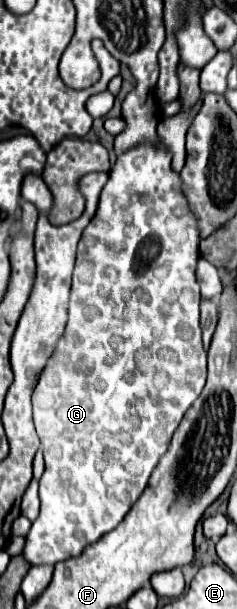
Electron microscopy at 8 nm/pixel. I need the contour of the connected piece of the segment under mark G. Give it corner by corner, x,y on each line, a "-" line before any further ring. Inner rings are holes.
144,143
128,153
124,153
110,169
110,179
106,187
102,189
98,211
90,225
84,229
82,239
78,243
76,253
76,267
72,273
72,289
70,289
70,307
68,307
68,323
64,329
64,335
60,337
52,357
46,361
46,367
40,373
38,385
32,393
32,405
34,405
34,425
42,443
44,451
44,475
40,477
40,515
32,523
30,533
26,535
26,547
24,557
30,565
44,565
44,563
58,563
68,557
76,557
82,553
82,549
94,541
98,541
102,535
112,531
124,515
130,511
130,507
136,503
136,499
142,495
142,491
148,485
150,473
160,461
160,457
166,453
168,443
180,425
184,413
188,407
196,401
200,395
204,383
206,383
206,351
202,347
202,331
200,331
200,287
196,283
196,261
198,261
198,227
196,217
190,211
190,205
180,189
180,175
172,171
170,167
170,153
160,143
158,149

